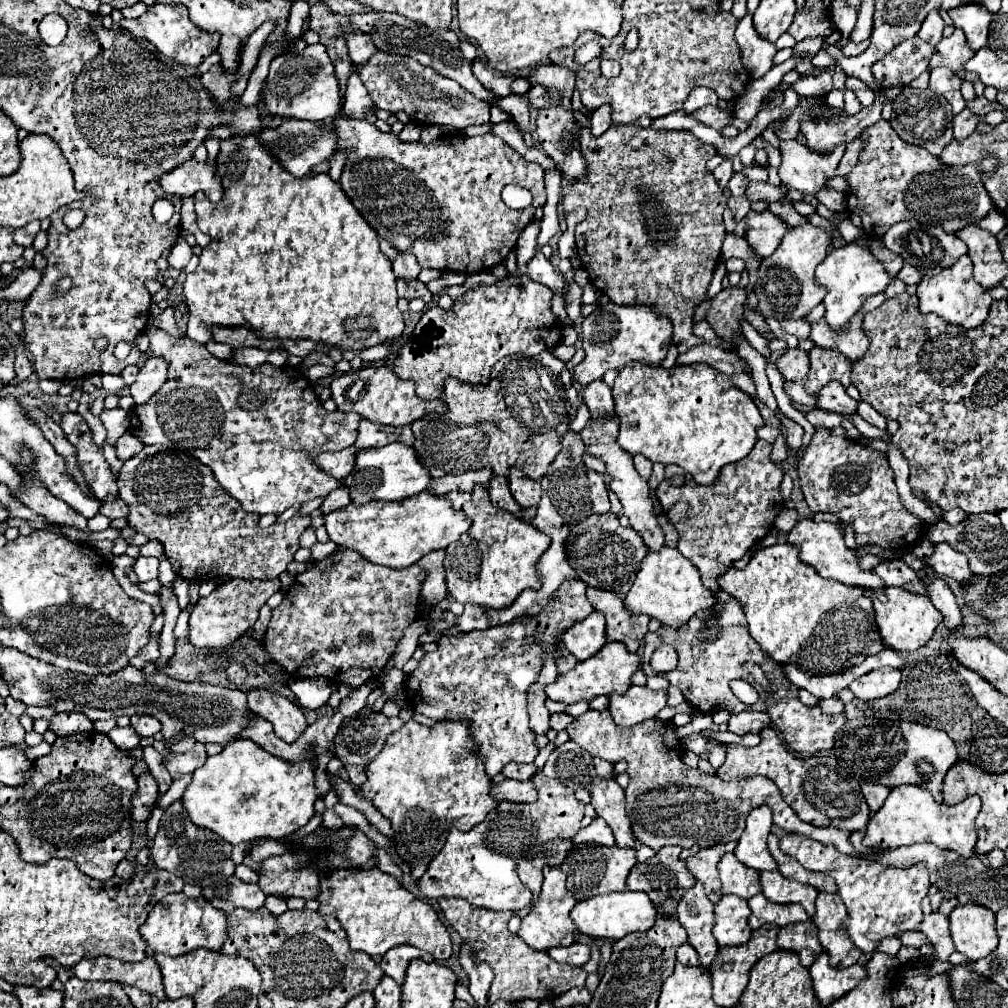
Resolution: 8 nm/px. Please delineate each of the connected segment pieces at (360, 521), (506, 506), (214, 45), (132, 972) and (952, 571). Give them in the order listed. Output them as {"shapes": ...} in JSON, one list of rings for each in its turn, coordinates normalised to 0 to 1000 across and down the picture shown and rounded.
{"shapes":[[[[421,487],[419,491],[413,491],[413,493],[395,497],[395,499],[375,499],[375,497],[371,497],[371,499],[361,499],[359,503],[345,501],[345,503],[327,507],[325,511],[321,511],[321,523],[327,531],[327,537],[331,537],[333,541],[353,545],[361,555],[371,557],[375,561],[385,561],[387,564],[401,564],[405,561],[411,561],[423,549],[433,547],[433,545],[440,545],[448,537],[452,537],[458,529],[464,527],[466,515],[458,507],[450,507],[446,495],[433,493],[425,487]]],[[[490,471],[486,477],[486,483],[484,483],[484,489],[486,489],[486,495],[492,503],[498,503],[500,507],[510,509],[512,513],[518,513],[518,505],[514,503],[514,499],[510,499],[510,493],[506,491],[504,475]]],[[[153,3],[151,7],[147,7],[147,11],[137,17],[137,19],[121,19],[119,27],[135,37],[147,39],[149,43],[155,45],[155,49],[159,53],[163,53],[165,57],[181,63],[181,64],[198,64],[206,55],[210,55],[216,49],[216,41],[218,37],[214,33],[204,33],[200,29],[196,29],[188,17],[185,7],[181,5],[163,5],[163,3]]],[[[109,949],[81,951],[71,963],[81,973],[115,973],[119,977],[137,979],[157,991],[165,991],[159,959],[153,949],[145,949],[137,955],[123,955]]],[[[931,539],[927,541],[927,549],[923,551],[923,555],[919,555],[919,559],[935,572],[944,572],[950,578],[958,576],[964,566],[960,563],[958,551],[952,551],[950,547],[946,547],[940,539]]]]}

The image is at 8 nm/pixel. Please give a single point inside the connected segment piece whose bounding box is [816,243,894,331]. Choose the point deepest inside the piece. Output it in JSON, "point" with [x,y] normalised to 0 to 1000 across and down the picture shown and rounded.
{"point":[844,271]}

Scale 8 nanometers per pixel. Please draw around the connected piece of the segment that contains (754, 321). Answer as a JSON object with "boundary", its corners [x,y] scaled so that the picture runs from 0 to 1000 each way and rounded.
{"boundary":[[[741,297],[738,302],[738,314],[760,336],[767,333],[758,315],[741,304]]]}

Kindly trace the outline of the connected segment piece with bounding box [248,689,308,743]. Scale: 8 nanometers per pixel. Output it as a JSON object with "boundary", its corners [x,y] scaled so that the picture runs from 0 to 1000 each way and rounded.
{"boundary":[[[264,684],[246,686],[246,703],[264,711],[272,719],[272,727],[286,737],[292,737],[306,721],[296,699]]]}

